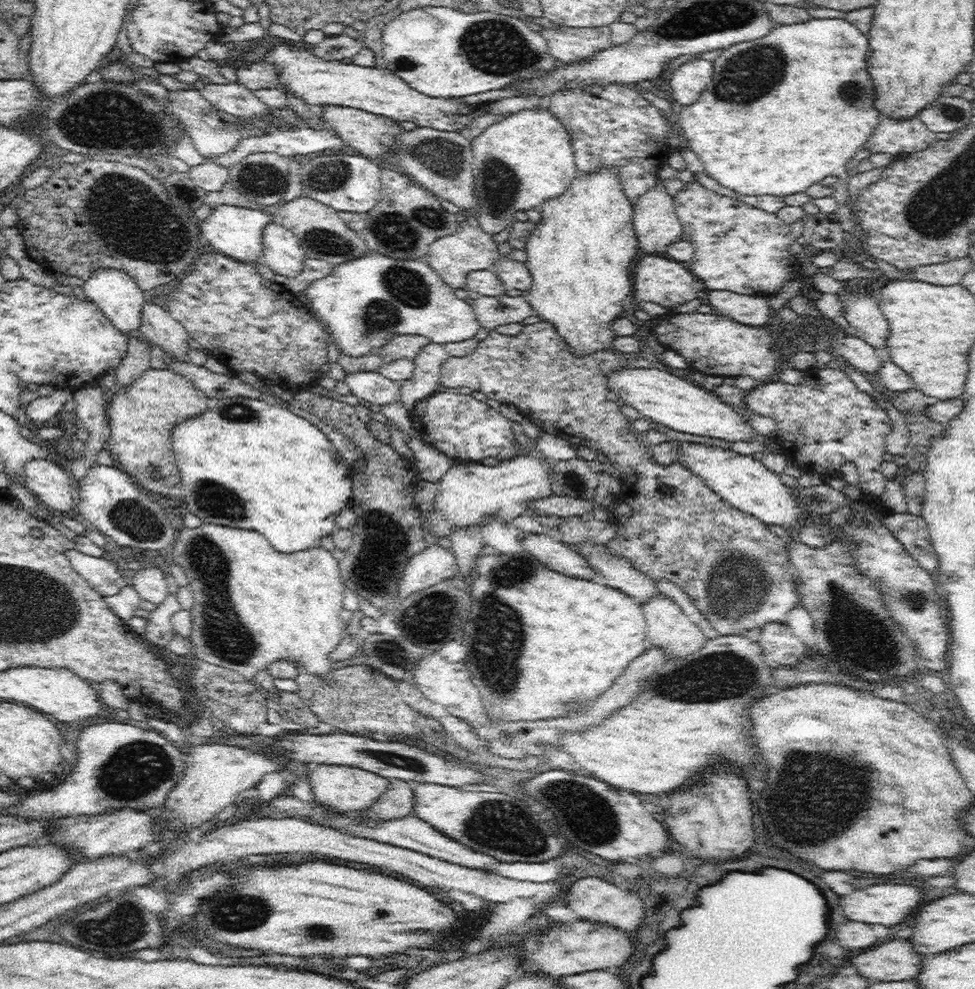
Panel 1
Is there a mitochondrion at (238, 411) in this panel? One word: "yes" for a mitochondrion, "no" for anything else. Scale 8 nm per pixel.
yes

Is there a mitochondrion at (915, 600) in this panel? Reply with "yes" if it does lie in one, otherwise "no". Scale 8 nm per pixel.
yes

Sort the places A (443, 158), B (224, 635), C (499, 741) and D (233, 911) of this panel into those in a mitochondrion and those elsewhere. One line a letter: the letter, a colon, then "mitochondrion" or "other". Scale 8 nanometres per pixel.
A: mitochondrion
B: mitochondrion
C: other
D: mitochondrion

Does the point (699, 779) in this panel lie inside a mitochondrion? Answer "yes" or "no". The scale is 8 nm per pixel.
no

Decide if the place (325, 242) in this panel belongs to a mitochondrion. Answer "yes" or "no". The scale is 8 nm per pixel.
yes

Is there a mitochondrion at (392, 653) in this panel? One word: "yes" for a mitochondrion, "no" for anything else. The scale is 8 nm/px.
yes

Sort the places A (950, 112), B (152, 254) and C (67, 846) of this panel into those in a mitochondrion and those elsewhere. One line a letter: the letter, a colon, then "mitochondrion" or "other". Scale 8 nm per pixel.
A: mitochondrion
B: mitochondrion
C: other

